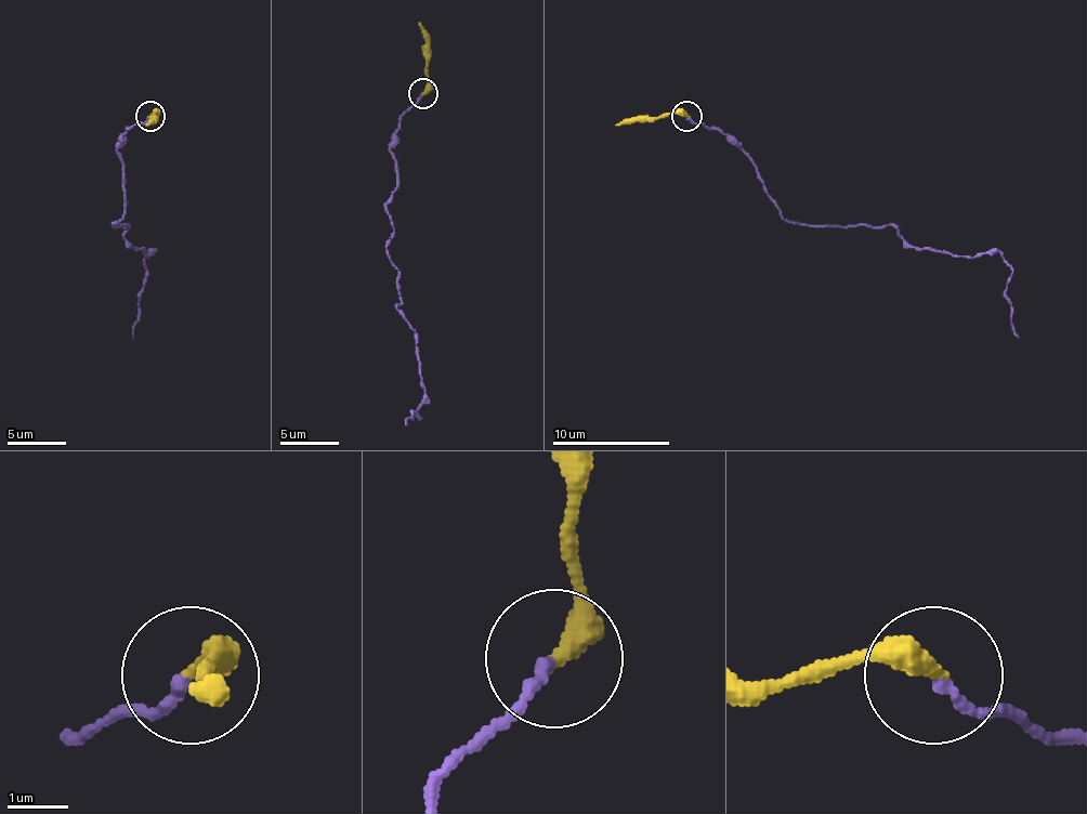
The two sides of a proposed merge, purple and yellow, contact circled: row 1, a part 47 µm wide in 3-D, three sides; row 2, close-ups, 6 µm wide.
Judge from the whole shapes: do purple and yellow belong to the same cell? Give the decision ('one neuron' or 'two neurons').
two neurons

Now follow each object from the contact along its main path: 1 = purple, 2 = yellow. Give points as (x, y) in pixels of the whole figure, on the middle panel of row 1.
1: (422, 94), (390, 147), (387, 255), (398, 271), (396, 310), (422, 404), (405, 424)
2: (422, 94), (429, 74), (426, 31), (419, 23)

